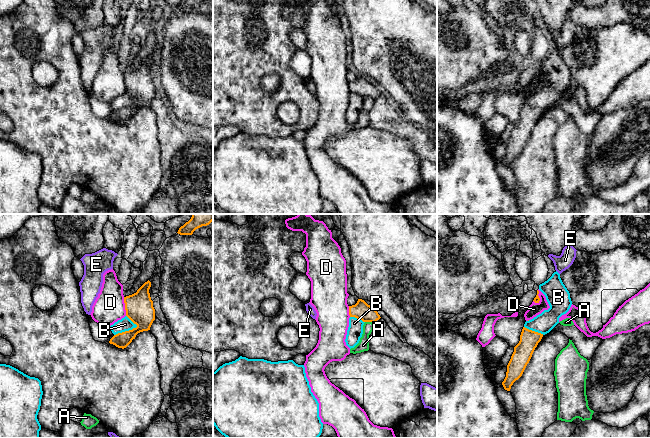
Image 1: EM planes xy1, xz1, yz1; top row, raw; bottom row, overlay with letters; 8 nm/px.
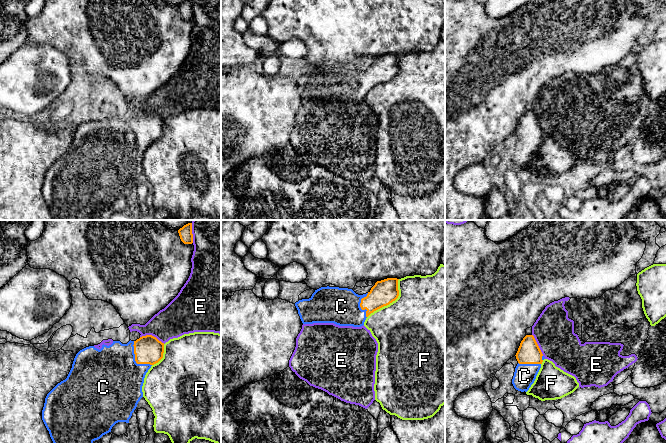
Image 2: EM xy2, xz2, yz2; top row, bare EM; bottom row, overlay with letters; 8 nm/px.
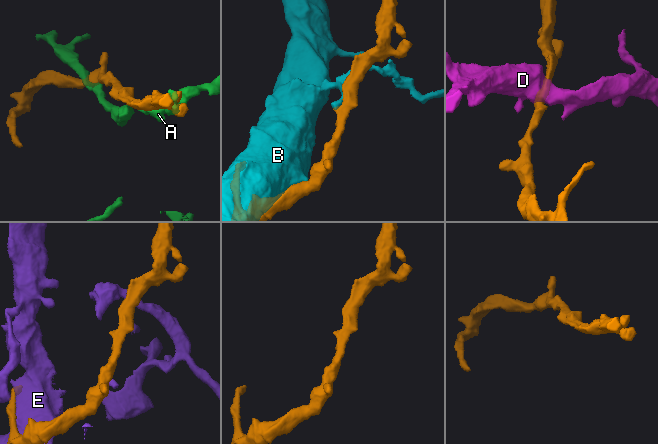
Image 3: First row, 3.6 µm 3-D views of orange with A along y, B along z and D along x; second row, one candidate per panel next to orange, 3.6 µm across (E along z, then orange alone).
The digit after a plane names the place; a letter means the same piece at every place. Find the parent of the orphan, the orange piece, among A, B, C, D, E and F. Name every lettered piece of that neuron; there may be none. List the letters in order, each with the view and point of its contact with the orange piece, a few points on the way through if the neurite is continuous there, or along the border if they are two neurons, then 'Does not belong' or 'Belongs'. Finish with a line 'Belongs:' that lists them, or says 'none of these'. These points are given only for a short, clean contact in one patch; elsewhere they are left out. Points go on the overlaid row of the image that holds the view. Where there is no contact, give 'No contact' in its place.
A: Touches orange at xz1 (369, 321). Does not belong
B: Touches orange at xy1 (125, 331). Does not belong
C: Touches orange at xy2 (135, 359). Path across: xy2 (148, 349), (135, 359), (125, 365), (111, 379). Belongs
D: Touches orange at xy1 (125, 306). Boundary: xy1 (123, 297), (126, 315). Does not belong
E: Touches orange at xy2 (151, 335). Does not belong
F: Touches orange at xz2 (391, 302). Does not belong
Belongs: C

